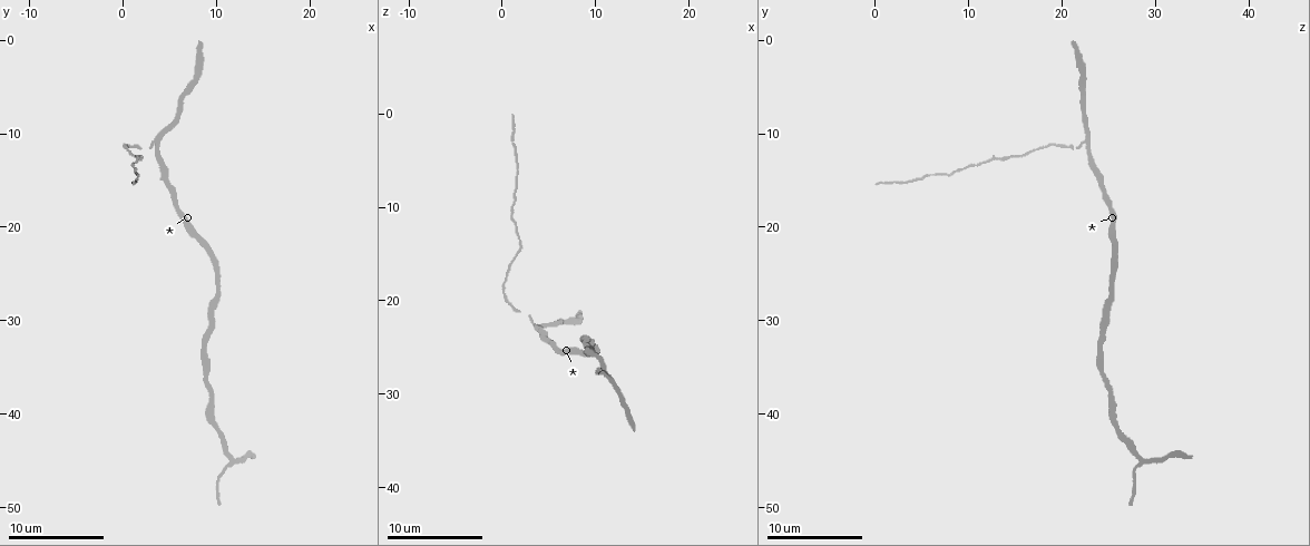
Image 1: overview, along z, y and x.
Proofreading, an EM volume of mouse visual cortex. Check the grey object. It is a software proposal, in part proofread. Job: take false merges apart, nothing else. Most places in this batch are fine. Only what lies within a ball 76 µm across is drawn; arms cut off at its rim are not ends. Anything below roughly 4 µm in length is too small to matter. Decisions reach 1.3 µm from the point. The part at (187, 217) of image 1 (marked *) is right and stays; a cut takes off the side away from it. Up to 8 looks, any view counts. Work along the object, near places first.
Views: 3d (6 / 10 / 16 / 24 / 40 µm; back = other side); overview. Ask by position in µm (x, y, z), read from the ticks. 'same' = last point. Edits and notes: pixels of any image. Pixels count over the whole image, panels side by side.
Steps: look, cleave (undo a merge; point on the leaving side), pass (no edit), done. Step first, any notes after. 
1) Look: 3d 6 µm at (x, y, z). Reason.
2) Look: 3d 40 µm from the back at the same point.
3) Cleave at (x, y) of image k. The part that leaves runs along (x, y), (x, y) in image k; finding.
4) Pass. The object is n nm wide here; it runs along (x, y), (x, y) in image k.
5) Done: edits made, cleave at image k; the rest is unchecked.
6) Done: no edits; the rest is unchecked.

Look: 3d 10 µm at (0.2, 11.2, 19.0). Thick turns thin.

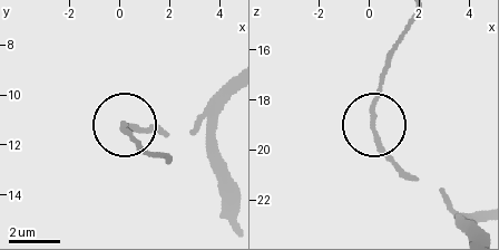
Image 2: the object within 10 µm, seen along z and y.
Look: 3d 6 µm at (0.2, 11.2, 19.2).

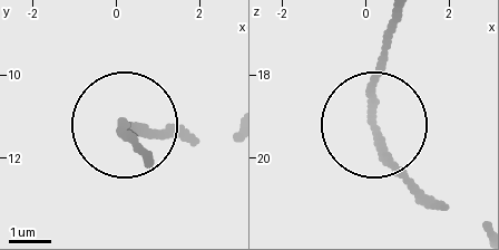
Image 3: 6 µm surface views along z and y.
Pass. All the same neuron.

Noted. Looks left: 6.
Look: 3d 16 µm at (1.4, 14.2, 8.2). Thick turns thin.

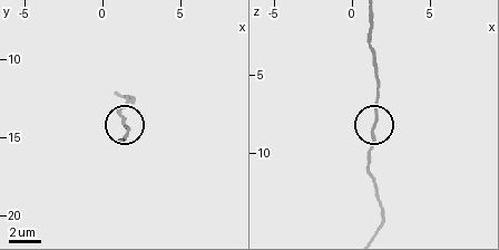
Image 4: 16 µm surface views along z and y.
Pass. It runs along (378, 229), (380, 200), (368, 164), (375, 82) in image 4; continuous, no second neuron.

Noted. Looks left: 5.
Look: 3d 6 µm at (3.0, 11.0, 22.2).

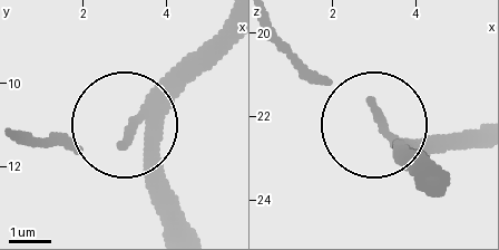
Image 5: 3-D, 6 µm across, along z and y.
Pass. The side arm is 13 µm long; it runs along (187, 231), (156, 146), (135, 122), (198, 54) in image 5; all the same neuron.

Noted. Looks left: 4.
Look: 3d 16 µm at (10.4, 42.2, 26.4). Calibre changes.

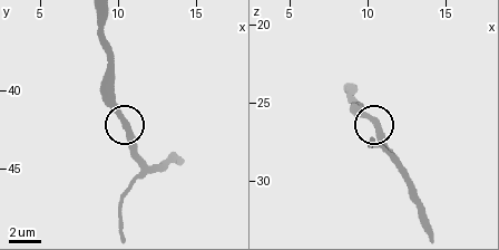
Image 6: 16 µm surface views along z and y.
Pass. All the same neuron.

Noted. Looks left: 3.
Done: no edits; the rest is unchecked.

